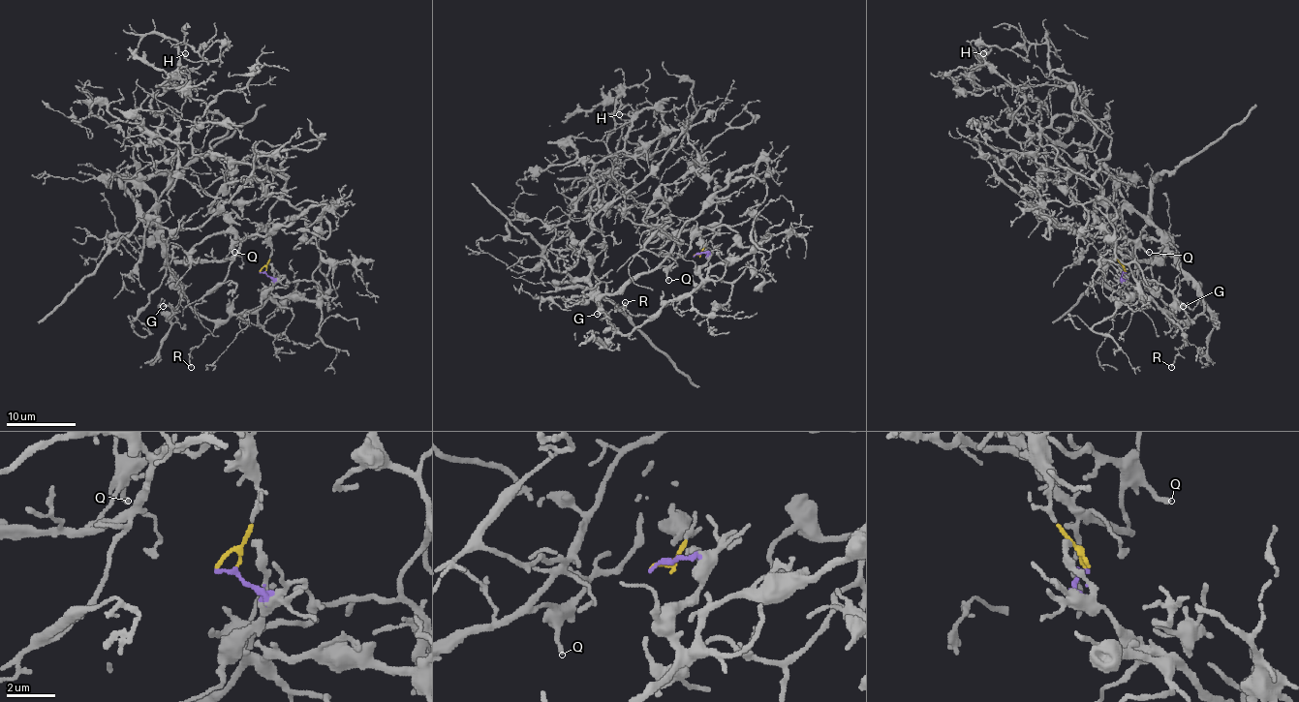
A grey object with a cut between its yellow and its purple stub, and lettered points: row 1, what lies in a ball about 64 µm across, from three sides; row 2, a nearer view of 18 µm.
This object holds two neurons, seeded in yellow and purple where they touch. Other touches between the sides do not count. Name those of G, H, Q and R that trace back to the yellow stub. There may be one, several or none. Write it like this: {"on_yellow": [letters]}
{"on_yellow": ["H", "Q"]}

